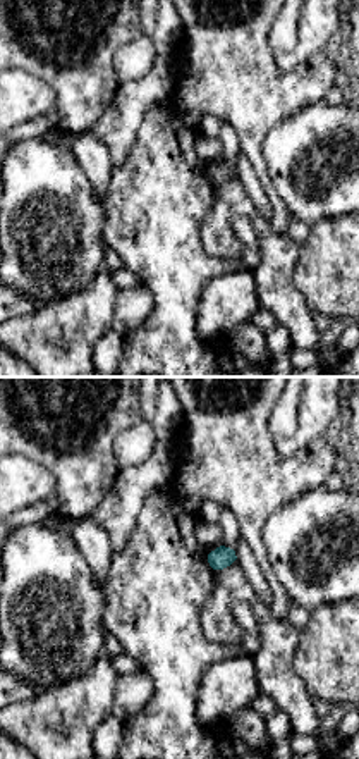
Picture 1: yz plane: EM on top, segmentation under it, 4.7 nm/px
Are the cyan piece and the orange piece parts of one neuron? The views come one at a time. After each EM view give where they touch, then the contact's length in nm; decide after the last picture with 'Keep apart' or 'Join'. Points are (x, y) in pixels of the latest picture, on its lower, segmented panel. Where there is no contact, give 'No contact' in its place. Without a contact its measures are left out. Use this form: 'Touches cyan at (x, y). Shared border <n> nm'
No contact

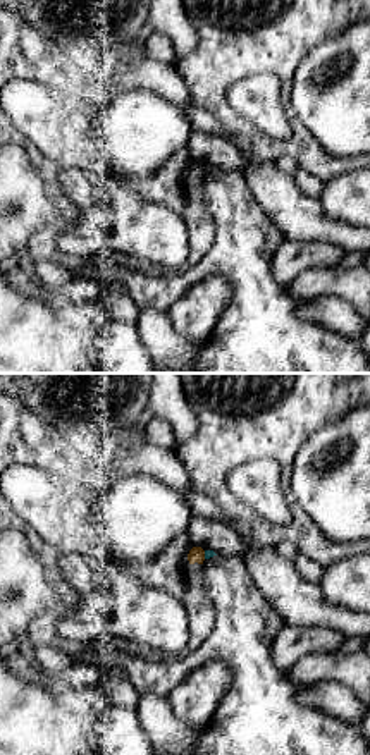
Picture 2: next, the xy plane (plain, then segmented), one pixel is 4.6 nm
Touches cyan at (205, 554). Shared border 40 nm

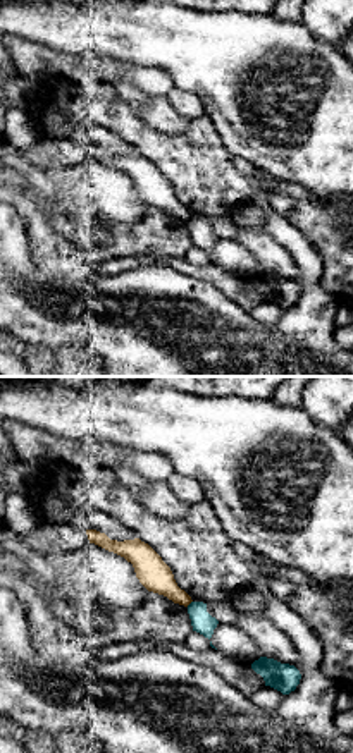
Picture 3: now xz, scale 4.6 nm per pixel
Touches cyan at (190, 604). Shared border 40 nm

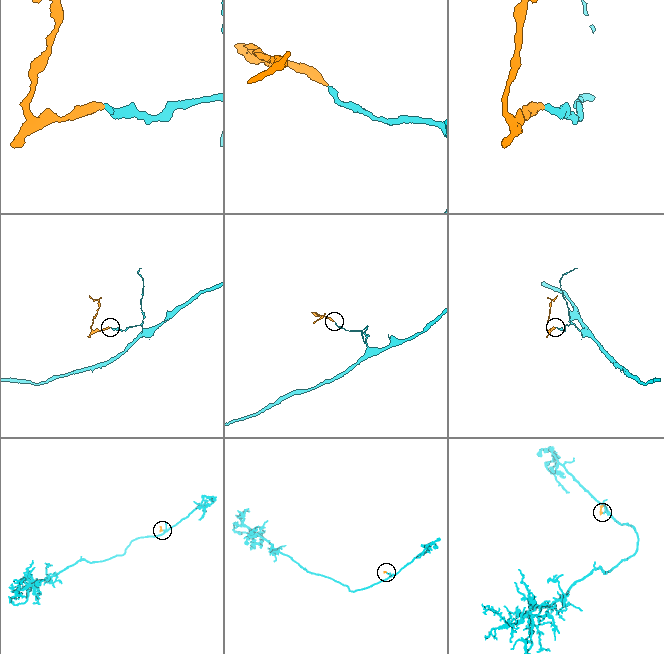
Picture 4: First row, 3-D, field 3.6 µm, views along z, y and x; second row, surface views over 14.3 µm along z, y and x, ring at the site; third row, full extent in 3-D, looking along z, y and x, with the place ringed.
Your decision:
Keep apart

